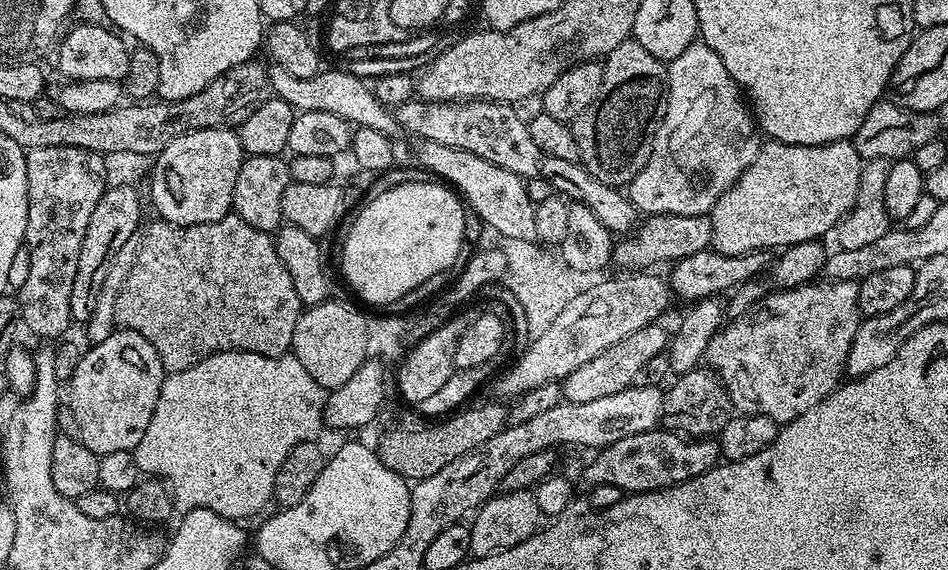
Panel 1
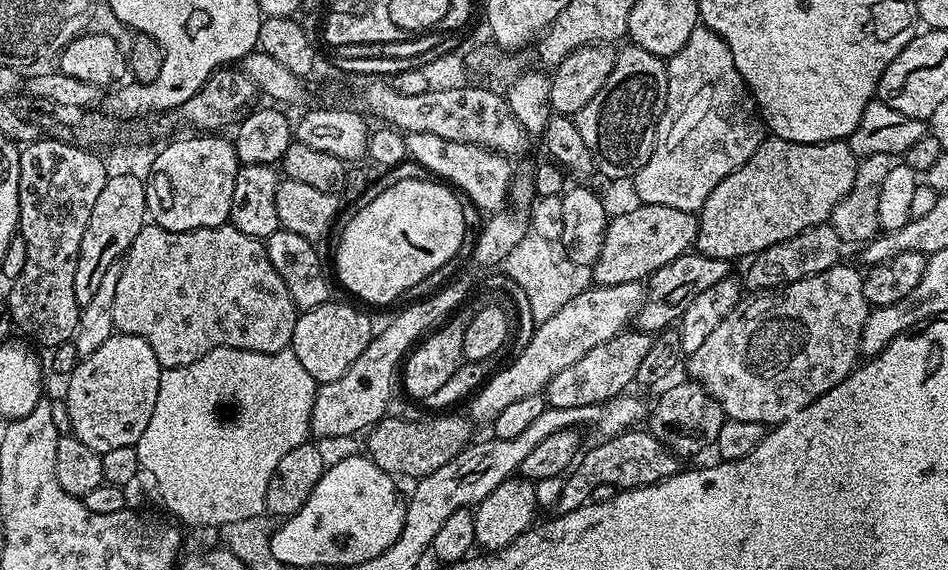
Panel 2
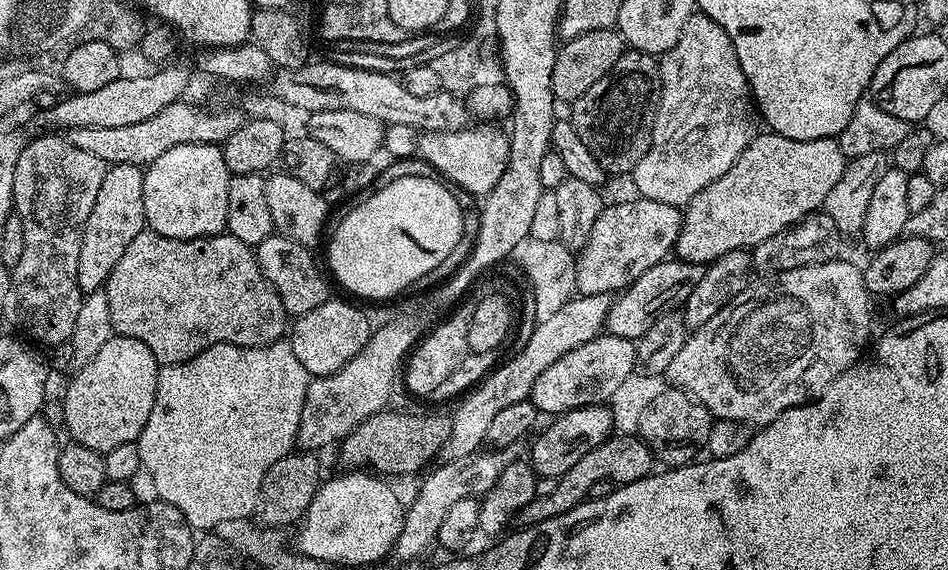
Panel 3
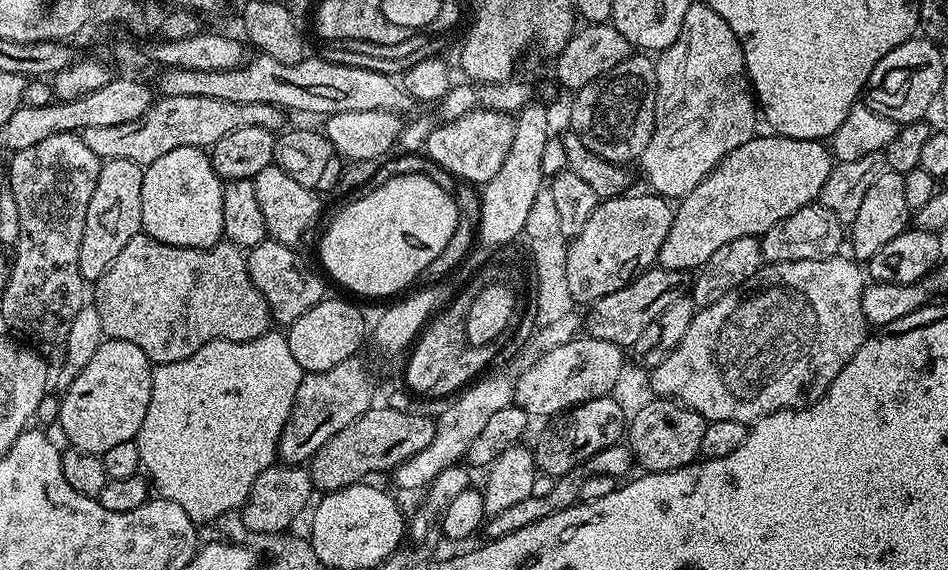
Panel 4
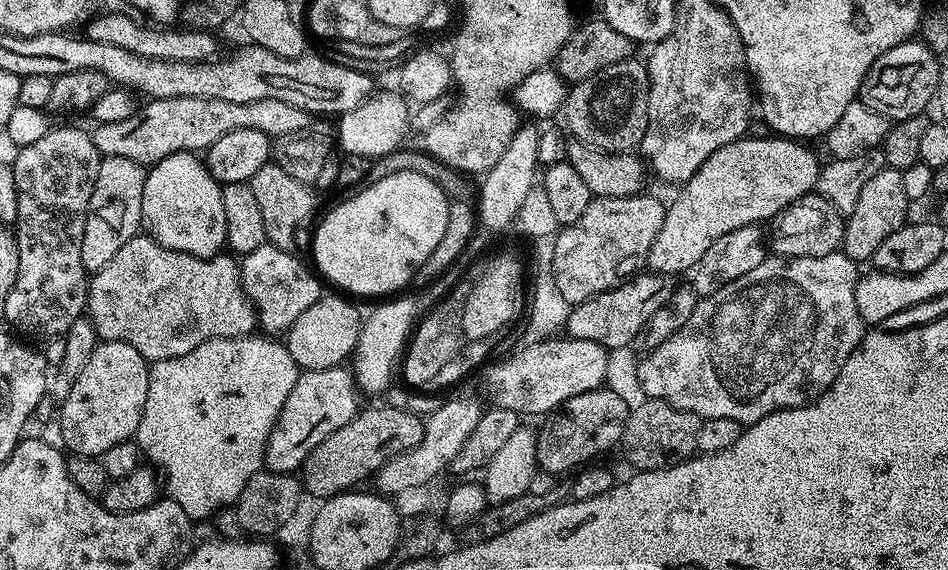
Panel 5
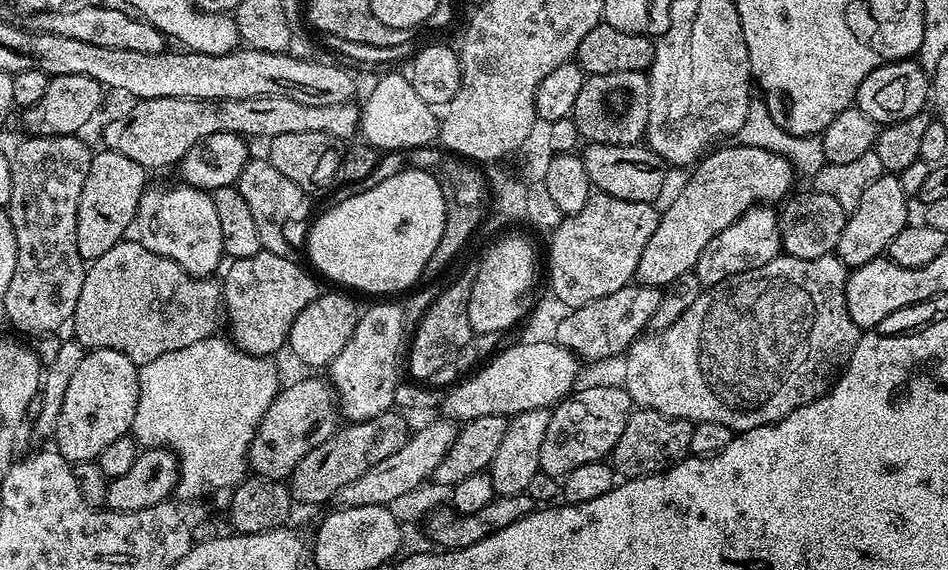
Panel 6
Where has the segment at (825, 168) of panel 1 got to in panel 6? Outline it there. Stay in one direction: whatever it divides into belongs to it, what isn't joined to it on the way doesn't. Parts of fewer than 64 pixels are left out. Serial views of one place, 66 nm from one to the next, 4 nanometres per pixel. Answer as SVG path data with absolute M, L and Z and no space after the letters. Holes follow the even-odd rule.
M732 143L729 148L717 147L709 151L695 165L696 173L685 182L672 205L660 212L658 226L654 234L650 234L650 242L646 242L646 250L642 250L642 258L636 267L635 279L639 283L653 286L674 283L679 276L695 269L702 250L706 250L726 226L746 214L746 210L754 205L768 206L776 202L772 200L783 201L793 191L794 169L786 156L758 146Z

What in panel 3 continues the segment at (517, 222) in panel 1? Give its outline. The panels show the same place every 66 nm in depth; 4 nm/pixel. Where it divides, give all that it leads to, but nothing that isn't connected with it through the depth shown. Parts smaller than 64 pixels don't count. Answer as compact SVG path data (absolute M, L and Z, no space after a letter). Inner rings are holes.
M469 126L457 132L431 133L432 154L427 157L427 160L445 181L451 182L457 189L473 197L484 198L494 190L494 186L498 184L503 171L507 168L510 144L509 137L503 131L495 132L490 128L492 126L478 127L482 128Z

